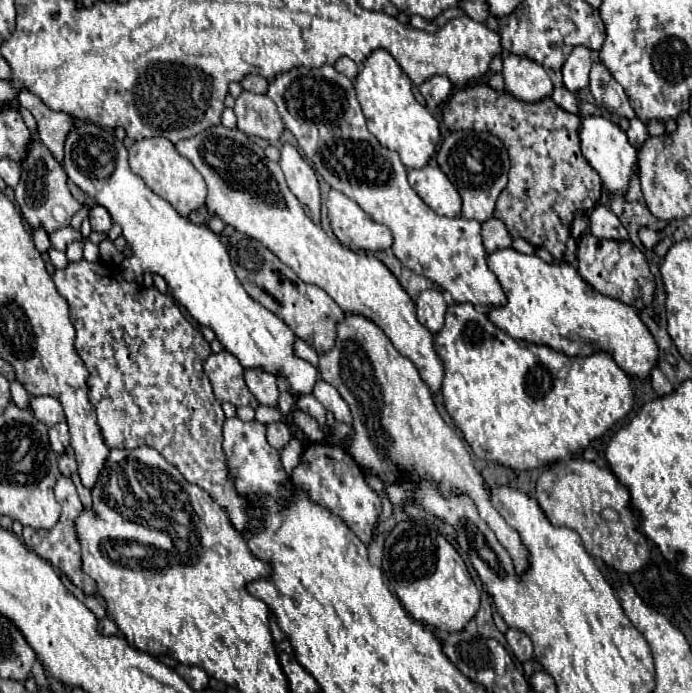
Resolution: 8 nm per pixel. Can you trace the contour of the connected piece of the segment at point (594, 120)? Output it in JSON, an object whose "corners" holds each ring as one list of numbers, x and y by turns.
{"corners":[[592,115,592,117,582,119,580,145,582,145,582,155,596,169,604,187,612,193,624,195,628,191,630,179,638,173,638,149,634,145,630,145,626,133,616,123,612,123,610,119]]}

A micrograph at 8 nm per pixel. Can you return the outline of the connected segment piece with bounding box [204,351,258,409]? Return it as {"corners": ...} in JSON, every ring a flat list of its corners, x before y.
{"corners":[[220,351,216,355,210,355,204,361,204,375,210,379,214,397,220,403,232,403,234,407,248,405,252,409,258,407,258,401,250,393,244,381,244,367,240,361,230,355,228,351]]}

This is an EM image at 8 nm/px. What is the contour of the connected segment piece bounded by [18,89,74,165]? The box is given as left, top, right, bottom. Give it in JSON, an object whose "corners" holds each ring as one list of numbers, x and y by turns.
{"corners":[[22,91,18,95,18,101,22,107,30,109,32,115,38,121,38,137,44,143,44,147,52,153,52,157,64,165,64,139,68,131,74,127,74,117,66,113,54,113,50,111,34,93]]}

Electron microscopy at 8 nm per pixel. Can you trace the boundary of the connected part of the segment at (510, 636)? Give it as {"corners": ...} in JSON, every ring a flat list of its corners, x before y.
{"corners":[[510,627,510,629,506,631,506,643,508,643,508,647,510,647,512,653,514,653,514,657,516,657,520,663,532,659,532,641,528,639,526,633]]}

